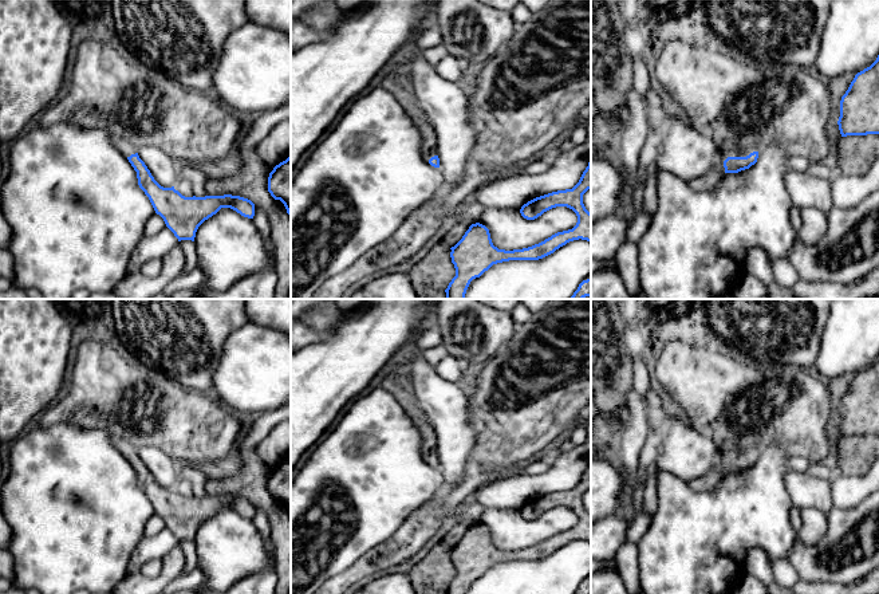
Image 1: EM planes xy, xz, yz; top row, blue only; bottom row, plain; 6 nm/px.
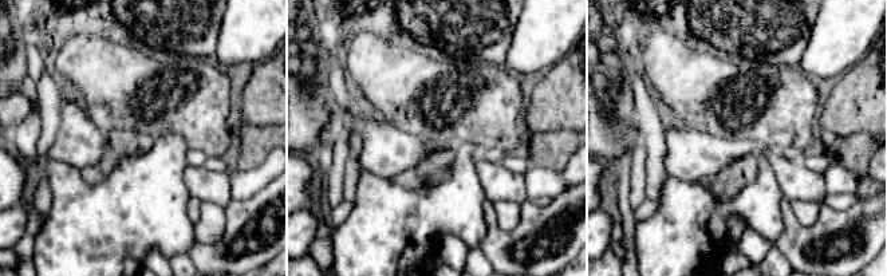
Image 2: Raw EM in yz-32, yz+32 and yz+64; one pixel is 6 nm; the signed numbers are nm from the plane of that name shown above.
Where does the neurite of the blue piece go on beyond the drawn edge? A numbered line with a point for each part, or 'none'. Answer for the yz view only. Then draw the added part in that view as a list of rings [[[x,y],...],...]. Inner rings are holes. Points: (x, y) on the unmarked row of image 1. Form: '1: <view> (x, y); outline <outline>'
1: yz (726, 449); outline [[[717,441],[720,448],[720,465],[713,468],[705,477],[695,479],[687,485],[697,492],[713,491],[725,475],[724,461],[728,457],[746,457],[753,452],[760,452],[757,447],[741,447],[730,441]]]

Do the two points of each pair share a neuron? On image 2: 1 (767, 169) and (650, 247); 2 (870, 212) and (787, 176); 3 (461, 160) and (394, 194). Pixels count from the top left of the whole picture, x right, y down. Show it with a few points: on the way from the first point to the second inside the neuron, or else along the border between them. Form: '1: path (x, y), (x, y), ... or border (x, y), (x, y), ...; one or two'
1: path (745, 200), (734, 208), (704, 217), (681, 240); one
2: border (824, 201), (820, 205); two
3: path (456, 180), (437, 198), (414, 198); one

